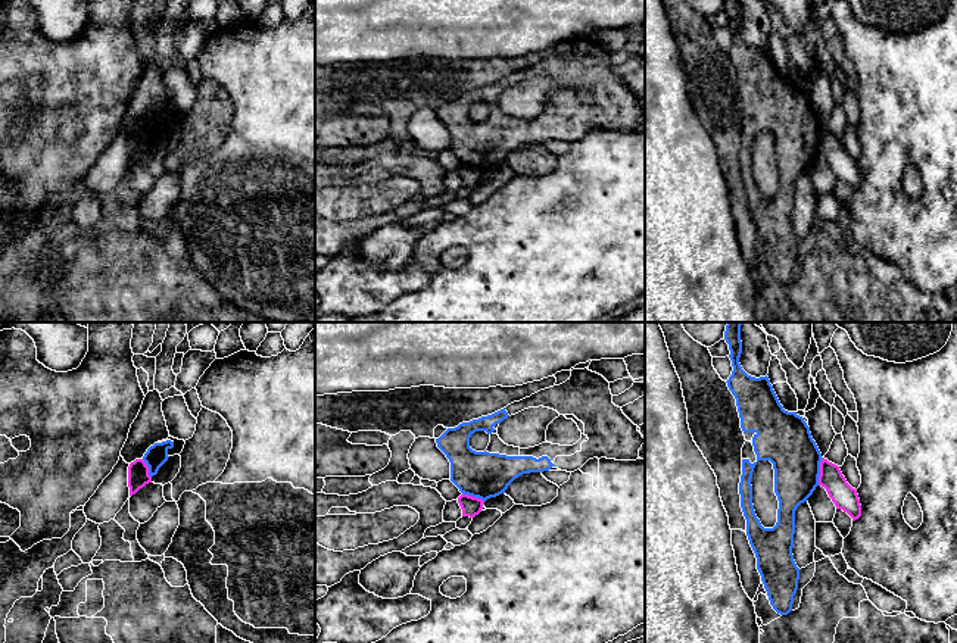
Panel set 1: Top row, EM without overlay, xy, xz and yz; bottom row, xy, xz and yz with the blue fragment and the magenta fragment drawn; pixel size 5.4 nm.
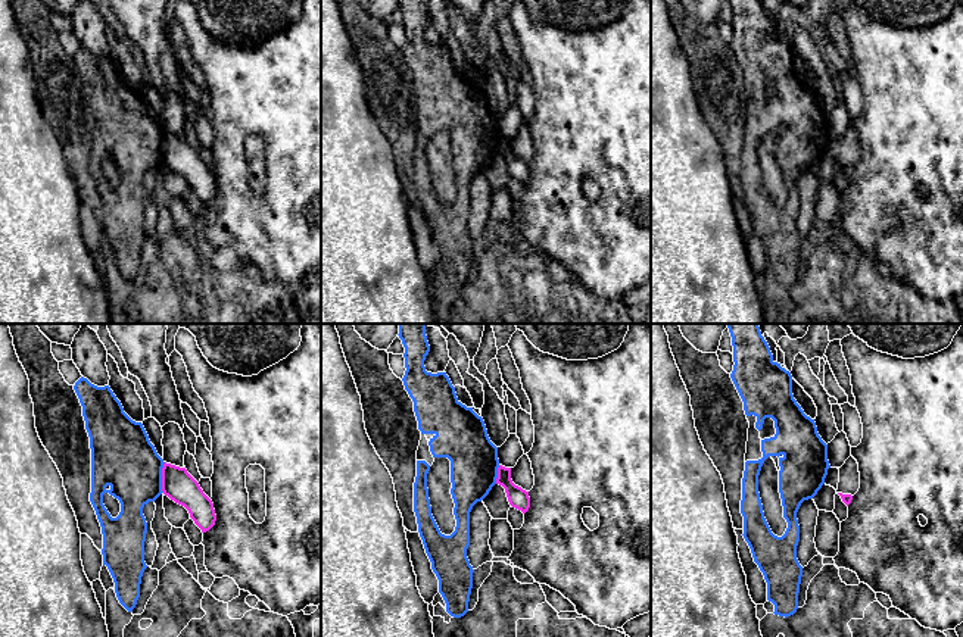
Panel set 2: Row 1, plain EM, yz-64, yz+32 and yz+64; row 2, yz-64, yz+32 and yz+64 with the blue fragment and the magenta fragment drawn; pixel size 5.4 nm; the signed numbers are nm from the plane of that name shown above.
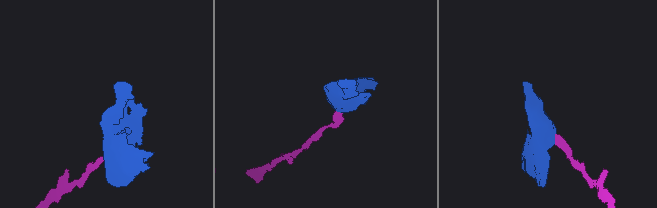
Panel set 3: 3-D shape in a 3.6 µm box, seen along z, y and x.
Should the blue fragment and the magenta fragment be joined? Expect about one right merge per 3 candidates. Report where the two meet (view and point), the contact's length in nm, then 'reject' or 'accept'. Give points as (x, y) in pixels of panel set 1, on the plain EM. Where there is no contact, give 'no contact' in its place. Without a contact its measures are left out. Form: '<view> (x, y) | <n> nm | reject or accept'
yz (819, 141) | 160 nm | reject

